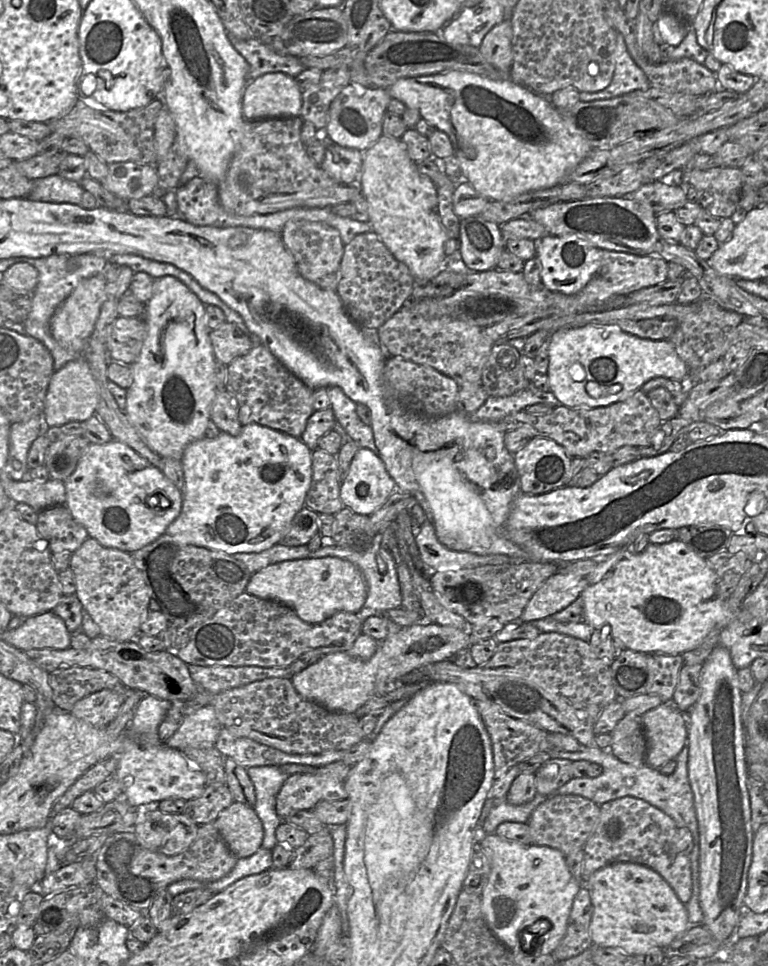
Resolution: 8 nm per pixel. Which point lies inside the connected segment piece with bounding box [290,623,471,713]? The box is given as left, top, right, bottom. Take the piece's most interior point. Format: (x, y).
(339, 682)

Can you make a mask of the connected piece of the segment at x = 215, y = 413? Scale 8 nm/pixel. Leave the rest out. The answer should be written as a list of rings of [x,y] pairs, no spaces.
[[[226,389],[218,390],[211,407],[211,420],[221,432],[238,436],[242,425],[238,416],[238,404]]]

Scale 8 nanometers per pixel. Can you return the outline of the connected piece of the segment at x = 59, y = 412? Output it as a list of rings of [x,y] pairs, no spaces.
[[[81,357],[68,362],[52,374],[42,416],[49,427],[69,422],[83,422],[96,414],[99,399],[99,384],[87,360]]]

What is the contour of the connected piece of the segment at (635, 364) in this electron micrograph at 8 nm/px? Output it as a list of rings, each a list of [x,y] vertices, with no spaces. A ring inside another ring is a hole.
[[[585,325],[558,329],[548,337],[549,364],[547,376],[550,391],[563,406],[569,408],[596,408],[624,401],[650,379],[666,377],[682,380],[688,374],[688,367],[679,357],[674,345],[669,340],[651,340],[640,338],[621,330],[617,325]],[[589,382],[598,383],[602,395],[592,397],[586,391]]]

